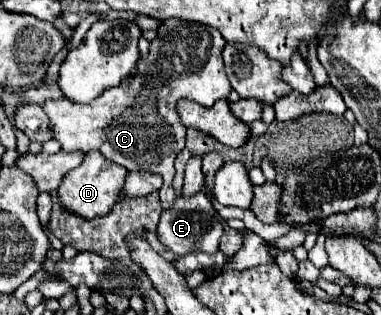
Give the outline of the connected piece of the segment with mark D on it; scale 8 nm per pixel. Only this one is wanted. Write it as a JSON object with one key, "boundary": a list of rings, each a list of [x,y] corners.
{"boundary":[[[91,150],[85,154],[85,160],[79,168],[75,168],[75,170],[67,172],[67,176],[63,176],[63,180],[57,188],[59,202],[63,204],[63,208],[67,208],[67,212],[75,212],[75,216],[83,216],[85,220],[109,214],[113,204],[119,202],[119,190],[123,188],[125,174],[127,174],[125,168],[111,164],[109,160],[103,158],[103,154]]]}

